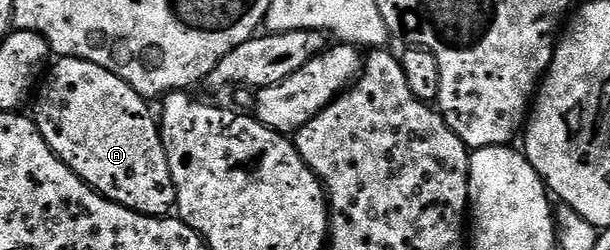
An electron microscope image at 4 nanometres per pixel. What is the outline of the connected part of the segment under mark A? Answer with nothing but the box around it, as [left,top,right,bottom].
[33,57,175,217]

